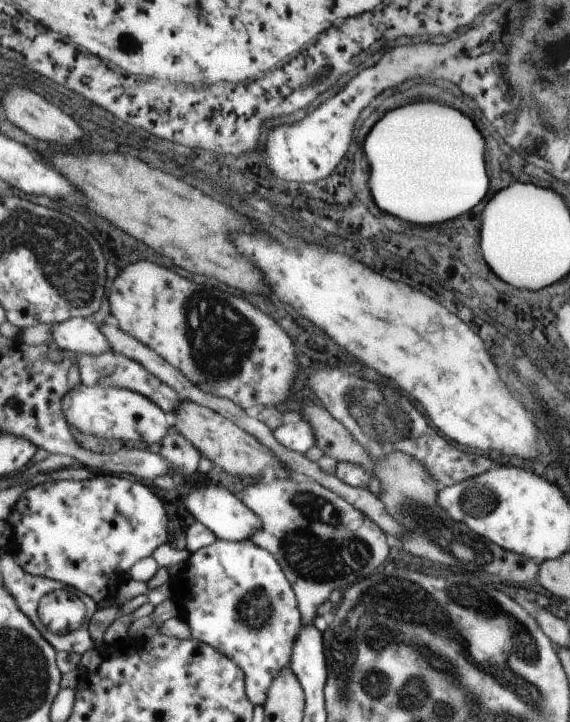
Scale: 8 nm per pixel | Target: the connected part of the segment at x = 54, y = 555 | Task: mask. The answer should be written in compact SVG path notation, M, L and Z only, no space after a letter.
M108 472L85 480L49 480L33 486L20 498L10 520L13 534L7 546L18 564L34 576L51 578L80 590L103 603L130 577L131 570L166 542L166 510L162 497L145 482Z

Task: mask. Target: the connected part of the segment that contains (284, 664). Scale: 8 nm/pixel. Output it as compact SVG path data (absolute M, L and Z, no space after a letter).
M217 538L212 546L191 553L178 574L170 575L169 579L173 598L189 623L192 638L209 644L240 665L247 677L249 699L263 706L278 672L290 666L293 646L303 626L296 595L273 553L254 544L252 539L230 542Z

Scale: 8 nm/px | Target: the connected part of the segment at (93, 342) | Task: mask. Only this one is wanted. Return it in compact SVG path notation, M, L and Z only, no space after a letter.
M76 317L56 326L56 345L83 355L102 356L112 351L101 325L90 318Z

